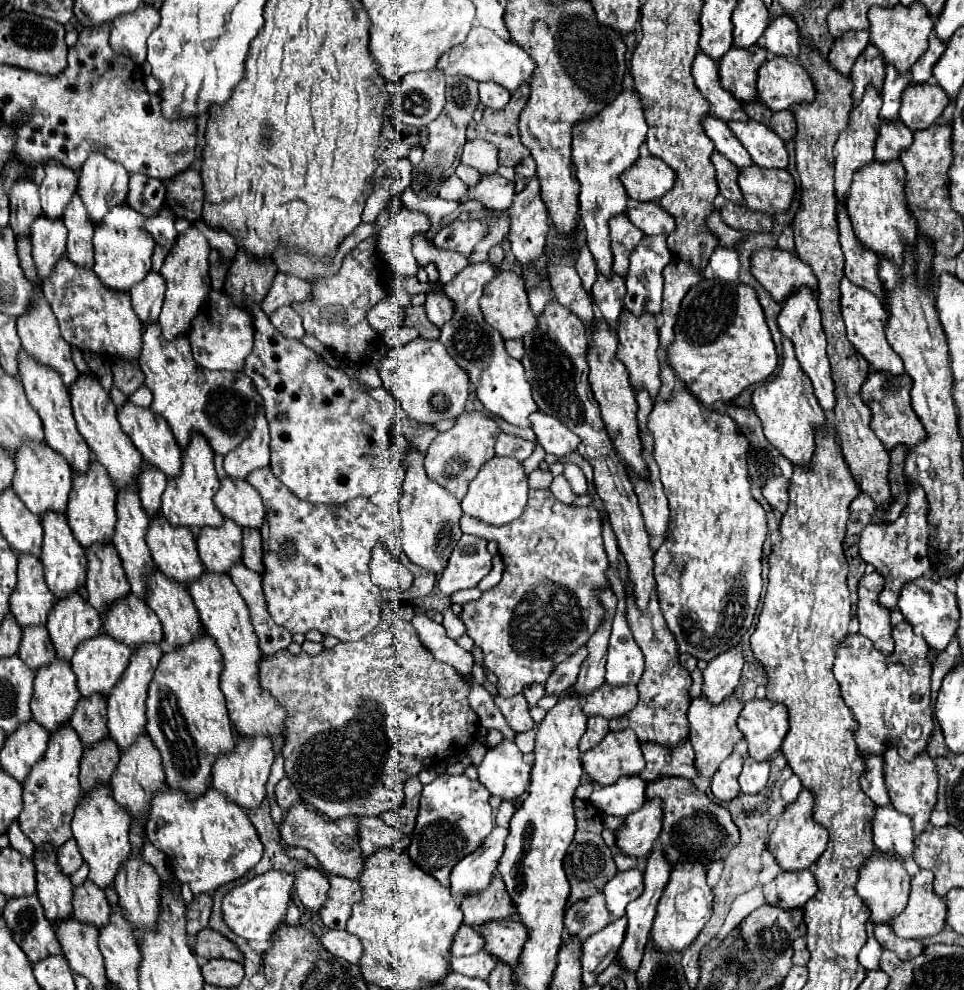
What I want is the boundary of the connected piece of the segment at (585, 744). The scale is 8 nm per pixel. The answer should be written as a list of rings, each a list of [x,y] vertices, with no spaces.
[[[590,717],[588,719],[588,729],[580,739],[580,753],[586,753],[588,749],[596,747],[608,733],[608,721],[604,721],[604,717]]]

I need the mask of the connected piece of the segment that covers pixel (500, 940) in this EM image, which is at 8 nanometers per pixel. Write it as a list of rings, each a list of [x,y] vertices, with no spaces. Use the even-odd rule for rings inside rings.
[[[490,921],[480,927],[480,933],[486,941],[486,951],[496,955],[508,965],[516,965],[520,961],[520,949],[524,949],[524,941],[528,941],[528,929],[520,921]]]

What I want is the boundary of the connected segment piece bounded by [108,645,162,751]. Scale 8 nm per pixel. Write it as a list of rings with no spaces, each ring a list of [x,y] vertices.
[[[158,645],[140,647],[132,655],[128,671],[124,673],[122,681],[108,695],[108,731],[110,731],[110,739],[118,745],[120,751],[126,751],[132,743],[136,743],[140,735],[146,735],[146,697],[148,697],[146,693],[160,657],[162,657],[162,651]]]

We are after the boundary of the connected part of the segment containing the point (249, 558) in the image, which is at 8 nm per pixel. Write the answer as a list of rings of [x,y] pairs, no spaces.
[[[244,529],[242,537],[244,545],[244,565],[258,575],[264,575],[264,563],[262,563],[262,537],[258,529]]]

